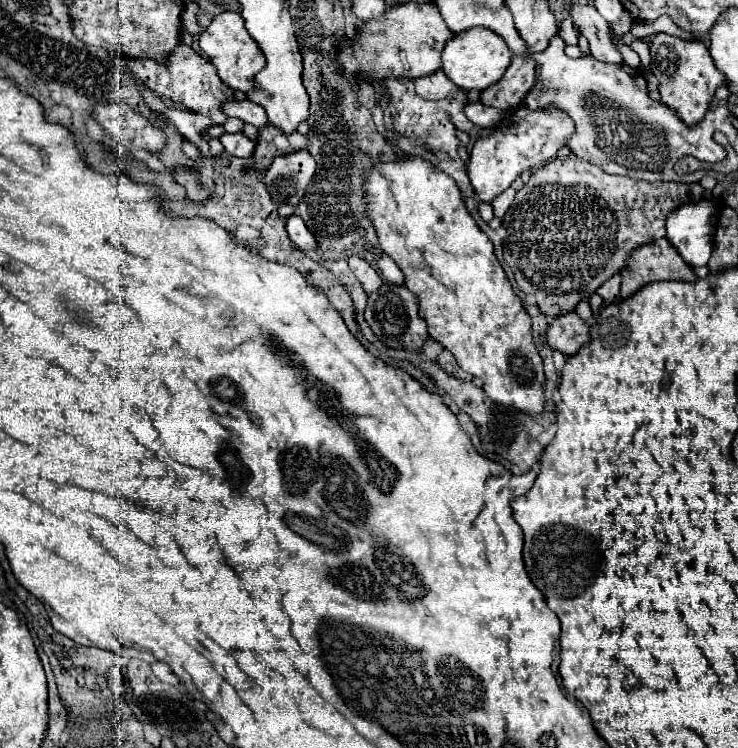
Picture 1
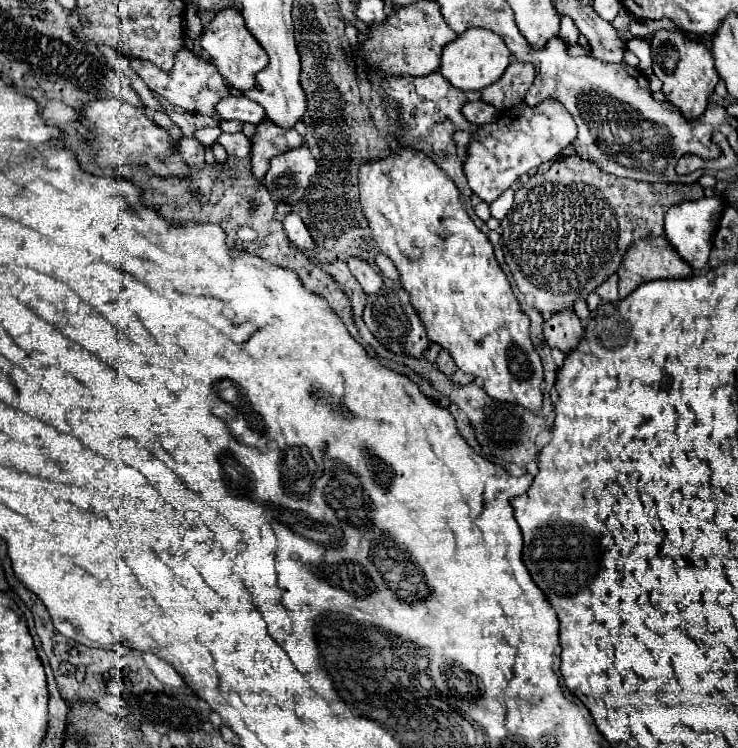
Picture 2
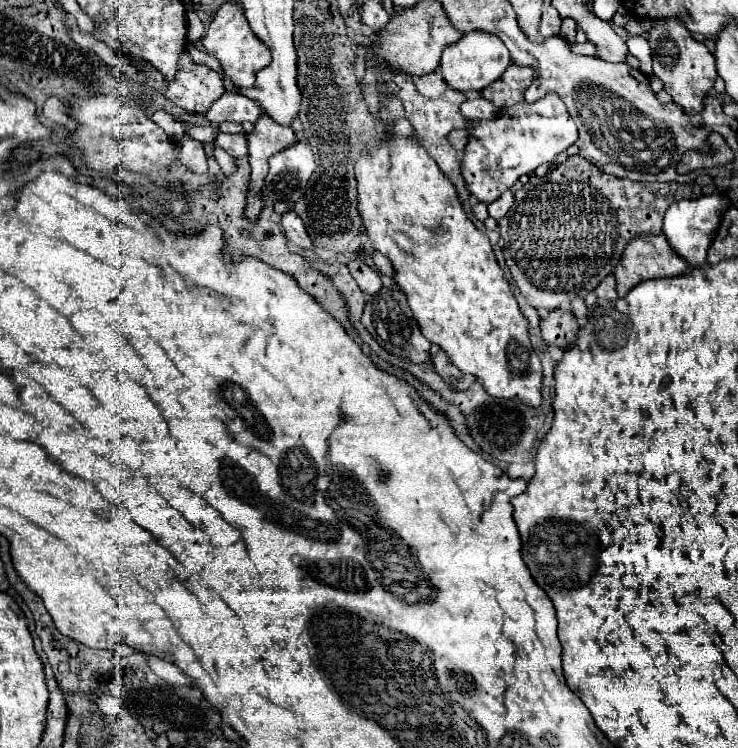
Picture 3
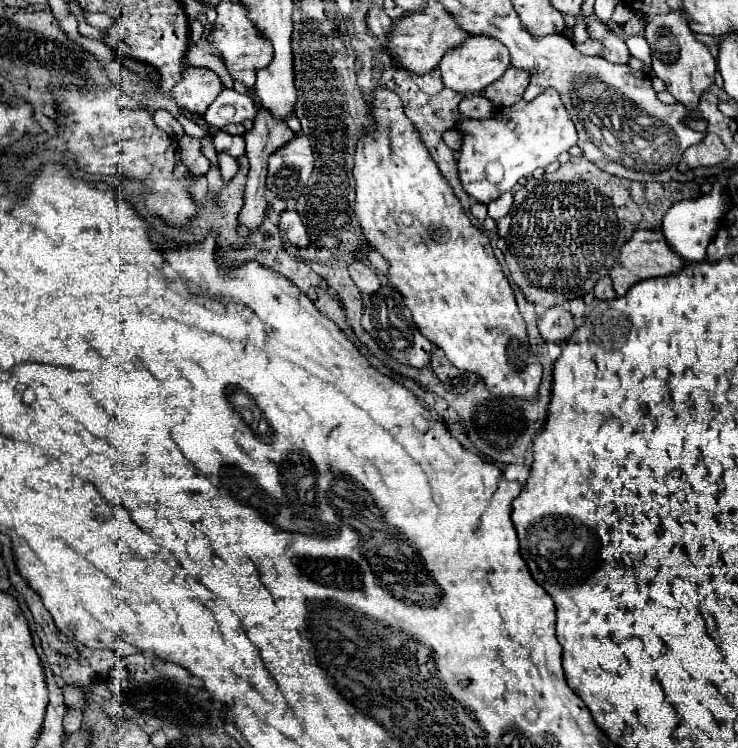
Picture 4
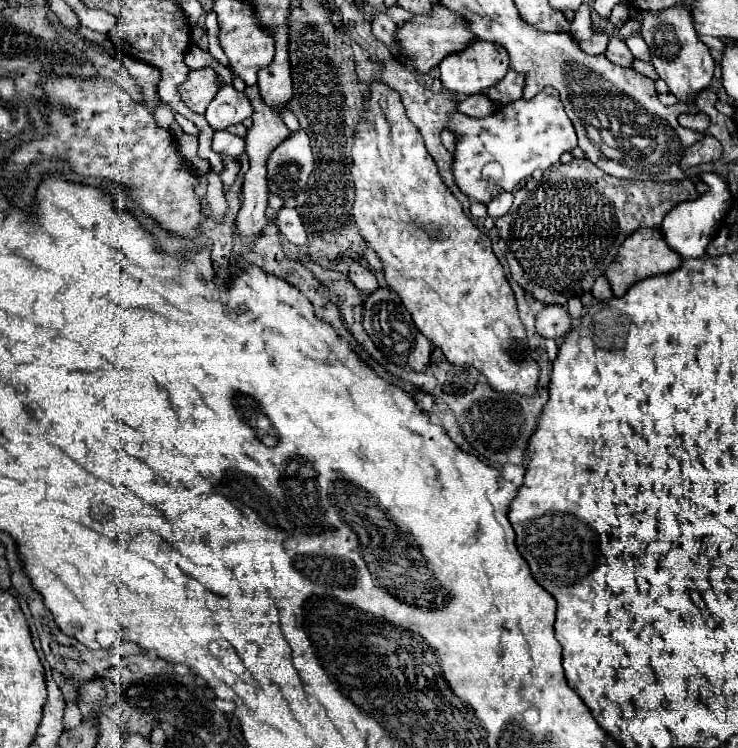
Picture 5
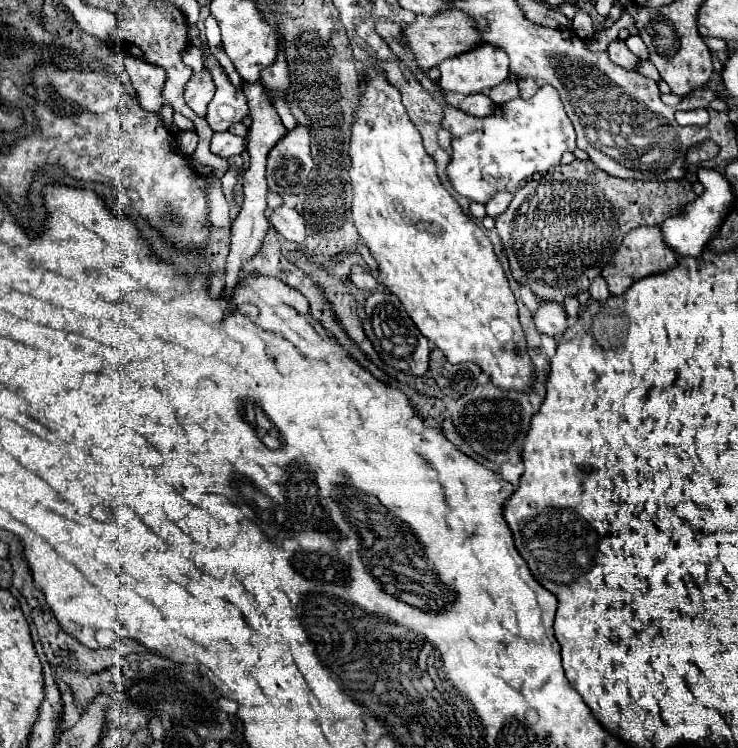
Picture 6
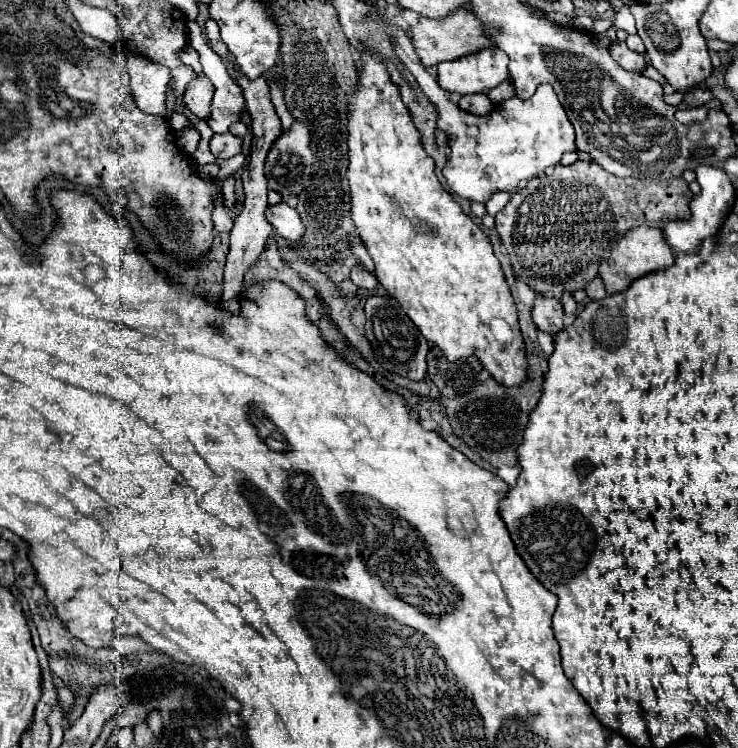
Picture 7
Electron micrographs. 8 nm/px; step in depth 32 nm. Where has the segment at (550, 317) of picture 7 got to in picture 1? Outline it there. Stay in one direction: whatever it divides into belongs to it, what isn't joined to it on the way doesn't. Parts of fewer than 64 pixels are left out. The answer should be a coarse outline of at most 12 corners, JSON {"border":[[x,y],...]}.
{"border":[[574,312],[548,324],[550,348],[566,358],[590,342],[590,326]]}

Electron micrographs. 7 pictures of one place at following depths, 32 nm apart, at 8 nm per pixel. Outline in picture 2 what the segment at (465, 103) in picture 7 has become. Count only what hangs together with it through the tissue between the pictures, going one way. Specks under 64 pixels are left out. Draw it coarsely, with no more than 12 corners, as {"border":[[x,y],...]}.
{"border":[[482,100],[466,102],[462,112],[476,126],[498,120],[498,110]]}

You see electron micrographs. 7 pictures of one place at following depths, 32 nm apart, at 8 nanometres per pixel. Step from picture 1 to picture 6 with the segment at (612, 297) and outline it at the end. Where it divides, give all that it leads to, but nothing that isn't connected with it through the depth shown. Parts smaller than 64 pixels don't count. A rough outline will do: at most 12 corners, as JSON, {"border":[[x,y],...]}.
{"border":[[596,278],[588,292],[594,300],[610,298],[604,278]]}

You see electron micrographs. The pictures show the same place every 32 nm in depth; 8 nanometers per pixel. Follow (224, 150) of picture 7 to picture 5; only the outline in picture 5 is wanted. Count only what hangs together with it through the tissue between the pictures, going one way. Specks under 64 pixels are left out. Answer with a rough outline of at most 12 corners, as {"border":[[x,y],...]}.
{"border":[[226,130],[214,132],[212,150],[238,158],[244,154],[244,138]]}

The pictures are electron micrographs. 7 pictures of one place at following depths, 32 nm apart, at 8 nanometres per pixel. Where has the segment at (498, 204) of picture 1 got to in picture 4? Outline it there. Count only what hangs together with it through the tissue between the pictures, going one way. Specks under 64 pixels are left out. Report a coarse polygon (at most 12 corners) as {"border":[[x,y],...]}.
{"border":[[512,192],[488,204],[488,216],[498,220],[512,206]]}

